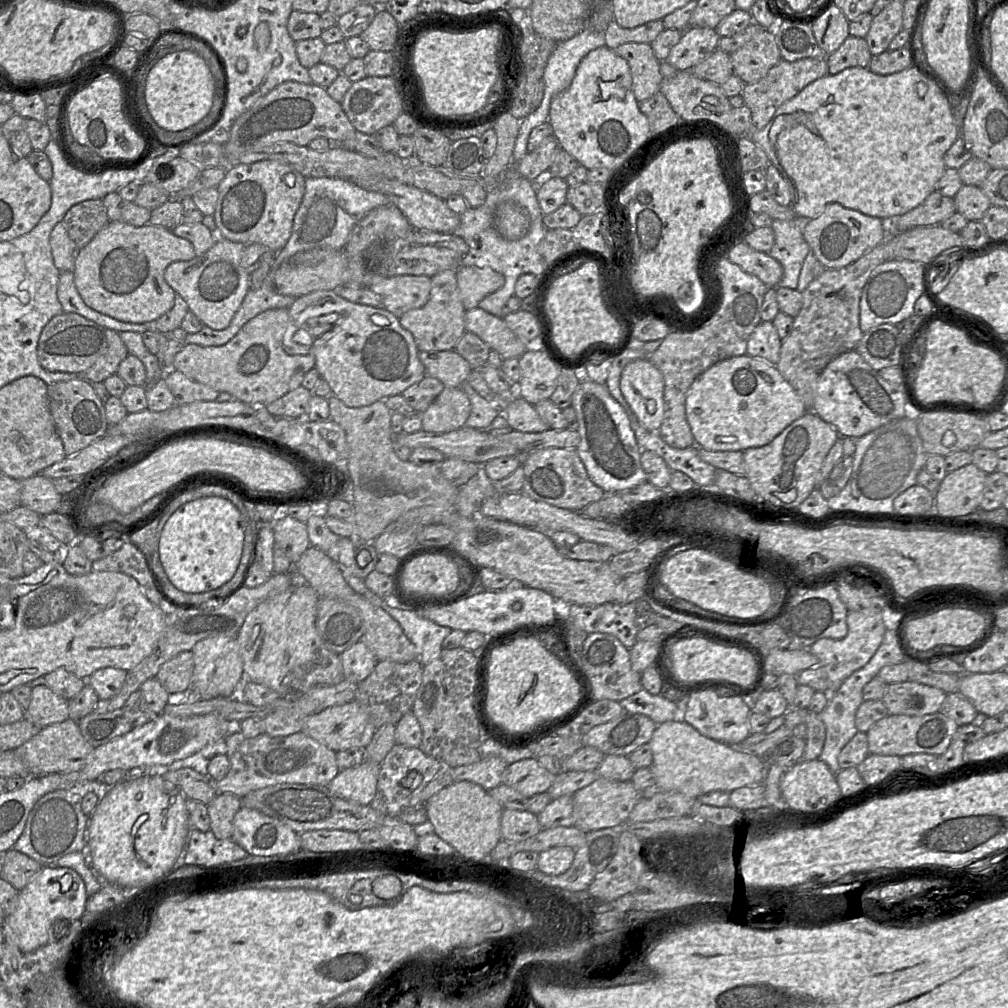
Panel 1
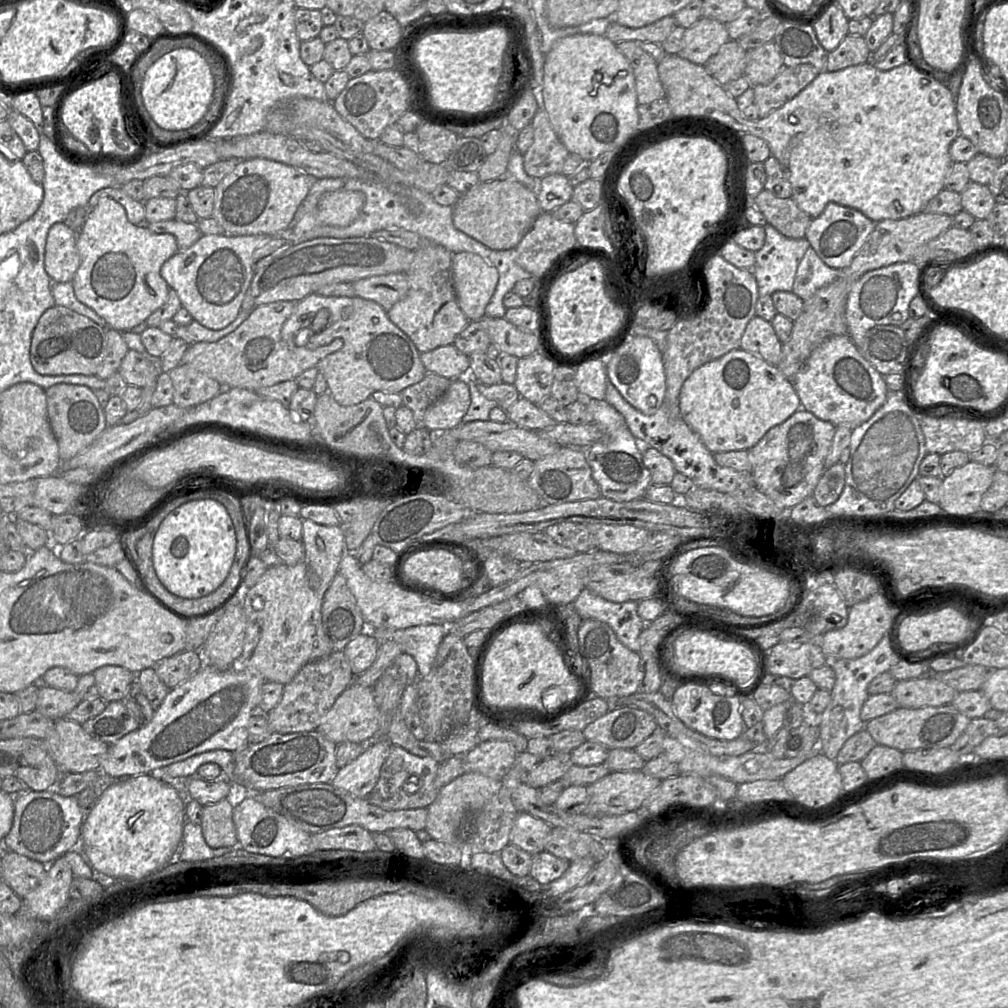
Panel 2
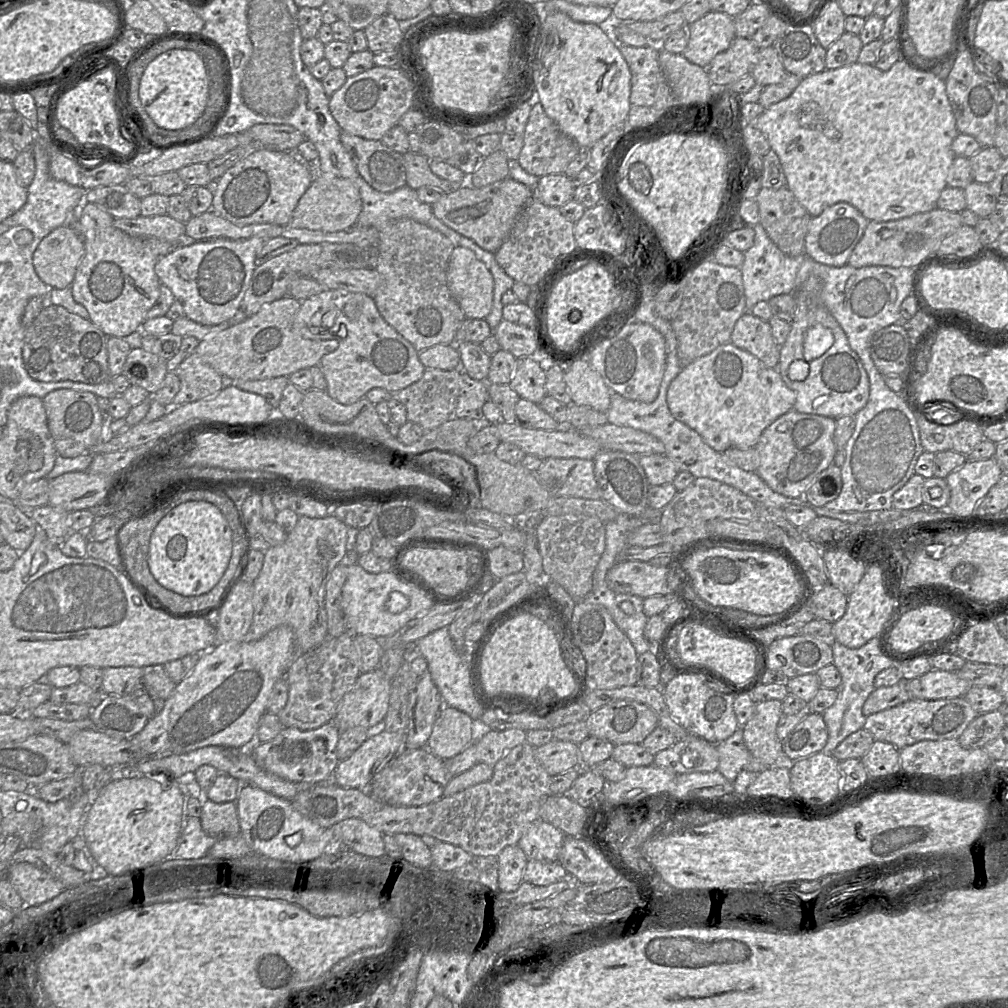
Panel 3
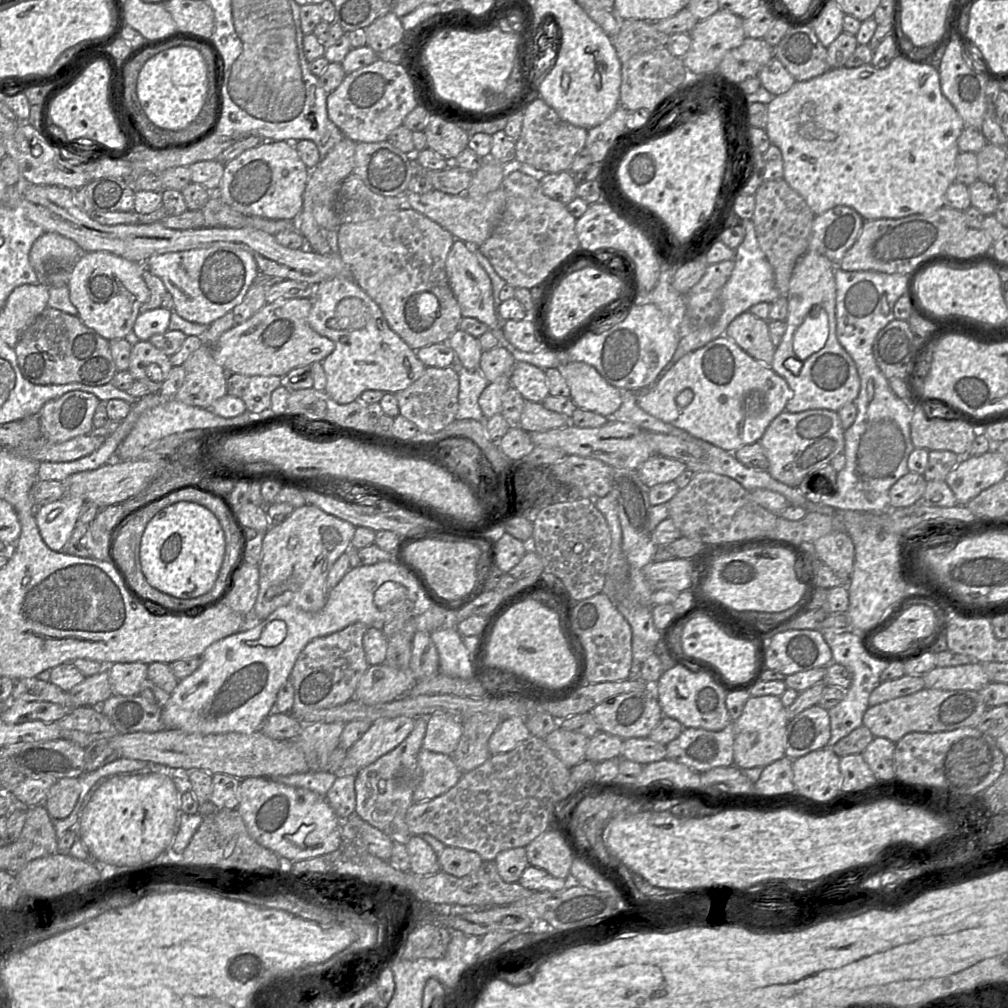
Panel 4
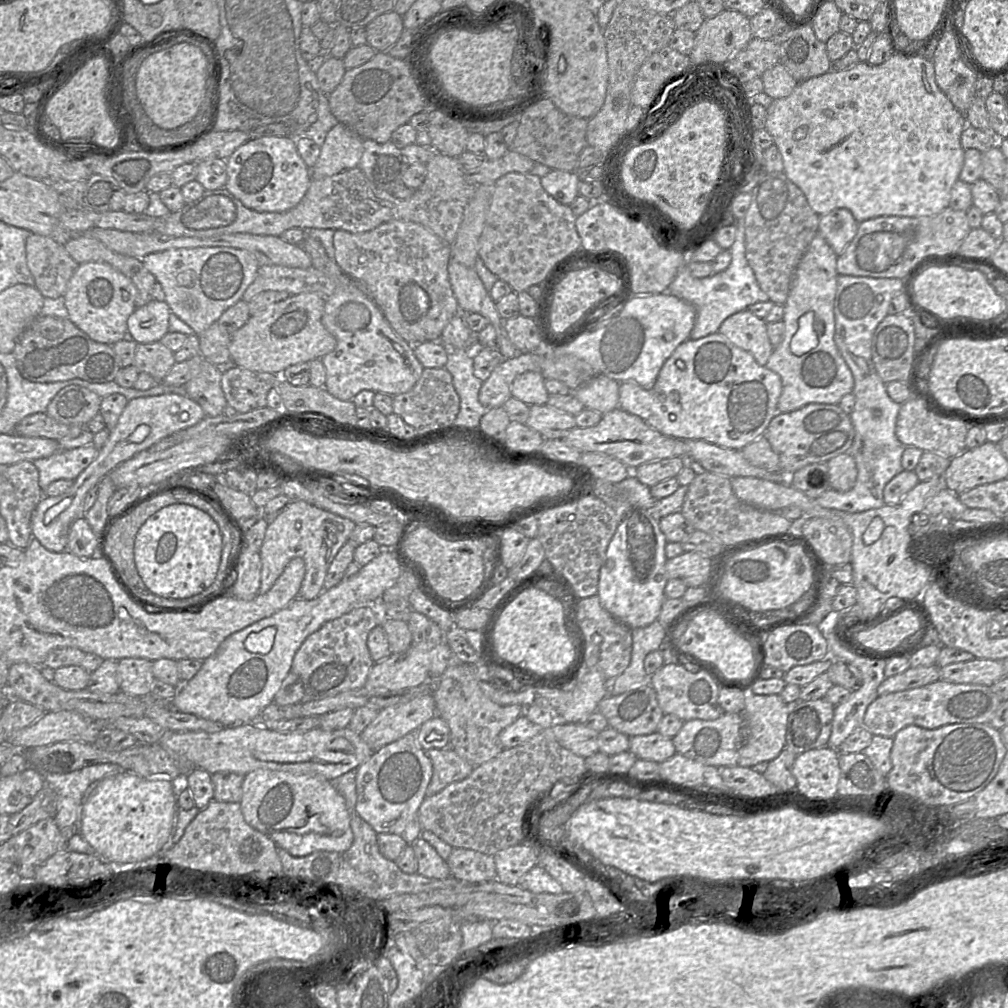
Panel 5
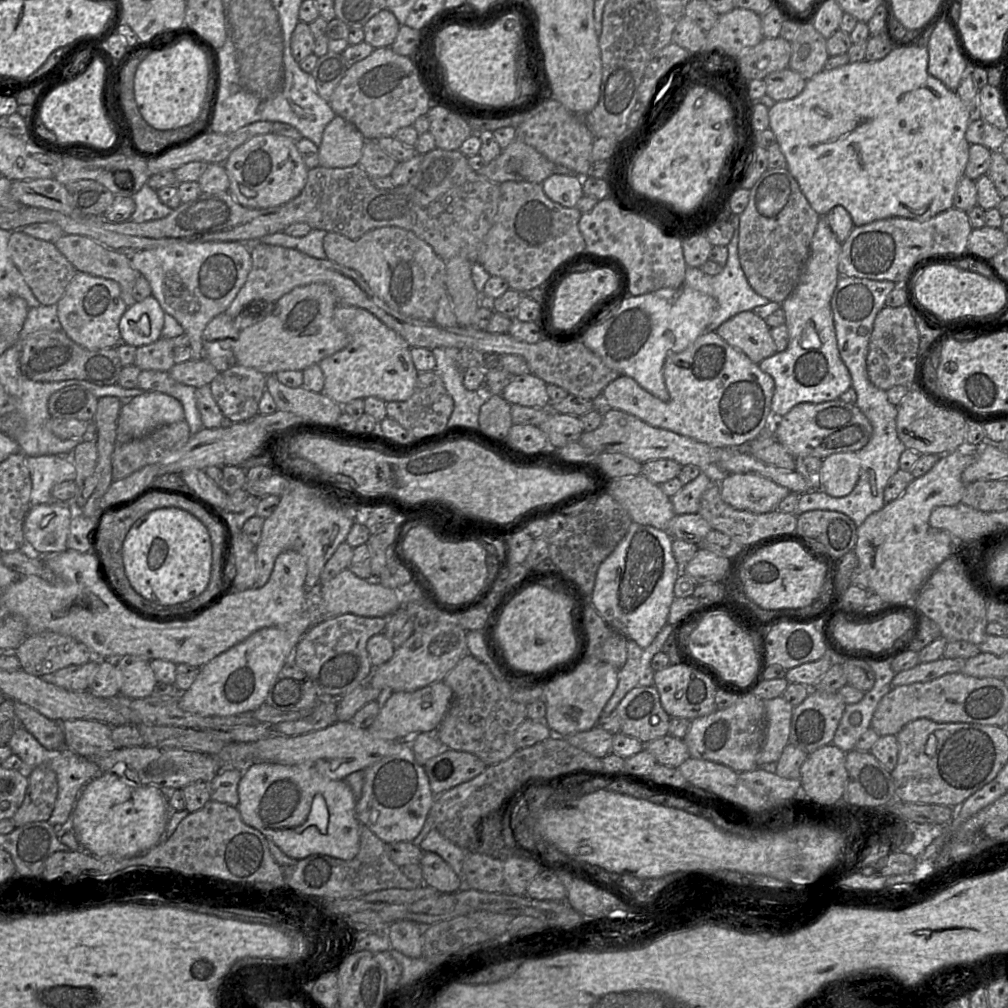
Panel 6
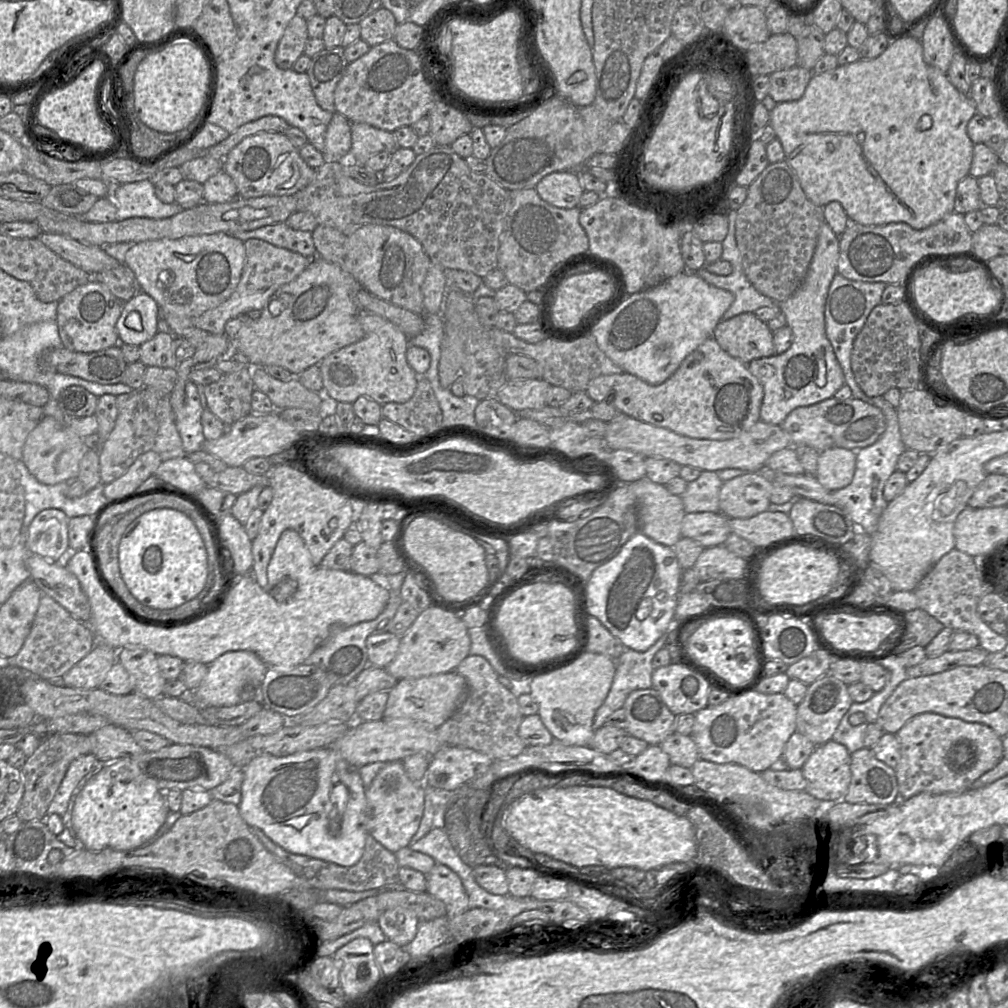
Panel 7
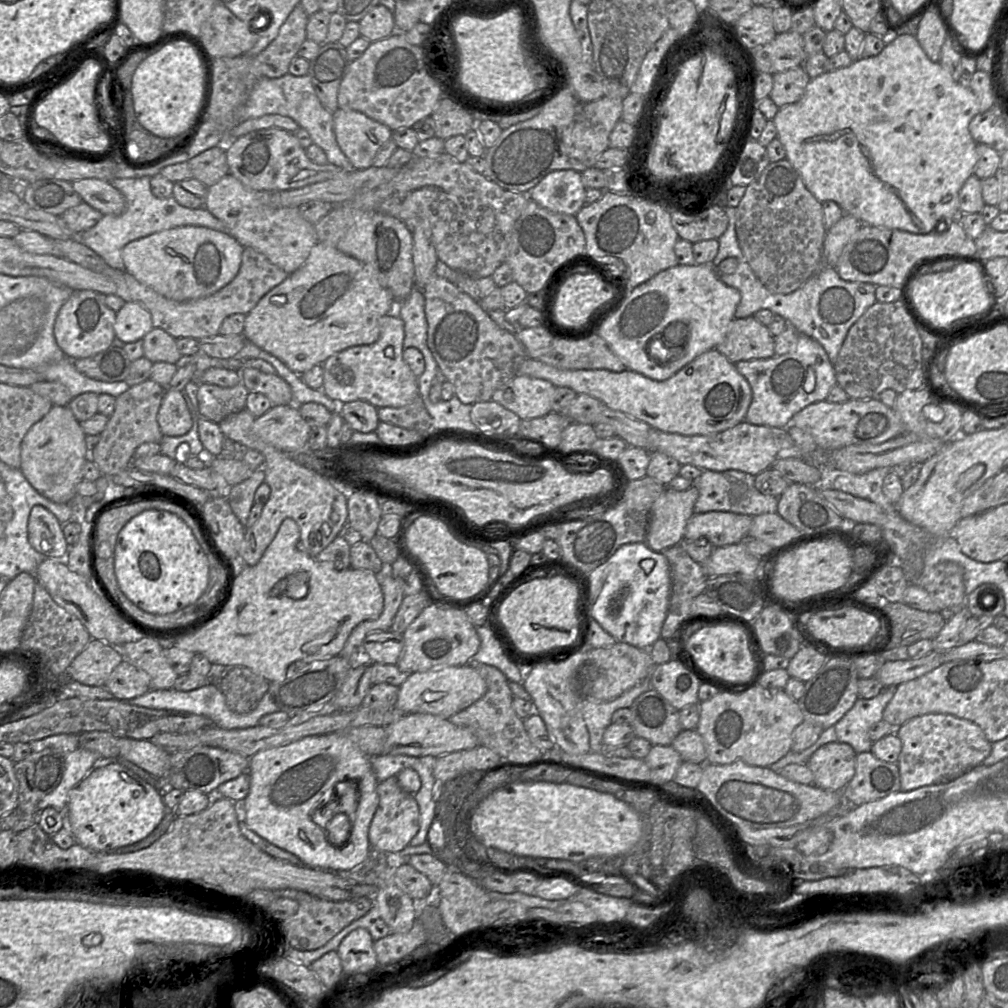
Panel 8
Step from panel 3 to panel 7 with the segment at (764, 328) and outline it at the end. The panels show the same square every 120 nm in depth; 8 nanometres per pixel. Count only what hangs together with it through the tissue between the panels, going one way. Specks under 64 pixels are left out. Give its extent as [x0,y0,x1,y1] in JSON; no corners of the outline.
[713,312,776,364]

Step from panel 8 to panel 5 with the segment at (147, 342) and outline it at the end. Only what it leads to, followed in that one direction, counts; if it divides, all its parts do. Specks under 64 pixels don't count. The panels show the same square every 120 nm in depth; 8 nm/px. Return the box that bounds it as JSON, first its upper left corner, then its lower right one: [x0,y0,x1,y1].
[133,341,175,382]

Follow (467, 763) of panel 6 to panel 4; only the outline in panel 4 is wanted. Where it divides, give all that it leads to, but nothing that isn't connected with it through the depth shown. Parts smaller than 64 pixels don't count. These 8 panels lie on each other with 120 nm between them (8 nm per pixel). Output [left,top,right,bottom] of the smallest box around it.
[413,748,463,803]

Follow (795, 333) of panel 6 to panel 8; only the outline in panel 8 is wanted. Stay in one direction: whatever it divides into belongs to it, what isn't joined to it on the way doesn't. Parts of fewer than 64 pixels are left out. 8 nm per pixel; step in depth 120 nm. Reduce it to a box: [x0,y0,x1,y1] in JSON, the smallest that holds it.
[734,334,837,428]

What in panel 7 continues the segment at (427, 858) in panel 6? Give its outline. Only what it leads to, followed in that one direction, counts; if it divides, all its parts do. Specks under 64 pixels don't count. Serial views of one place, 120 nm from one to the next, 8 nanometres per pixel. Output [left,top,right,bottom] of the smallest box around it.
[426,863,468,919]

